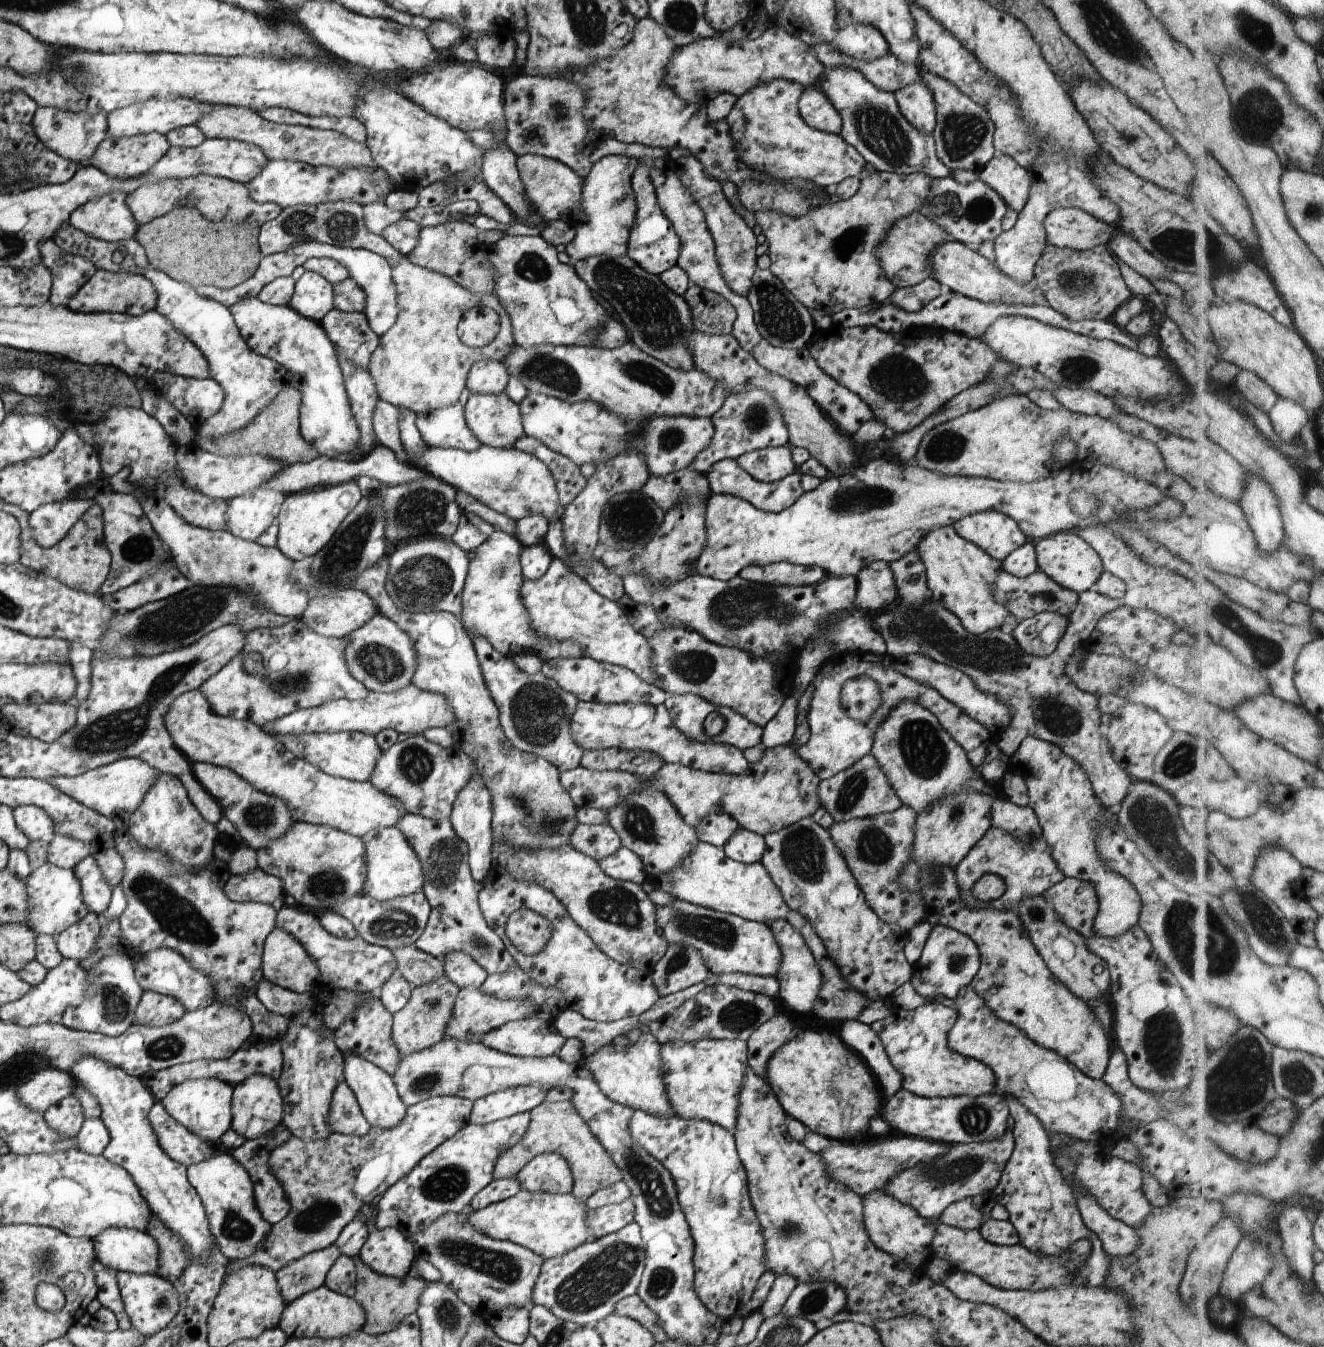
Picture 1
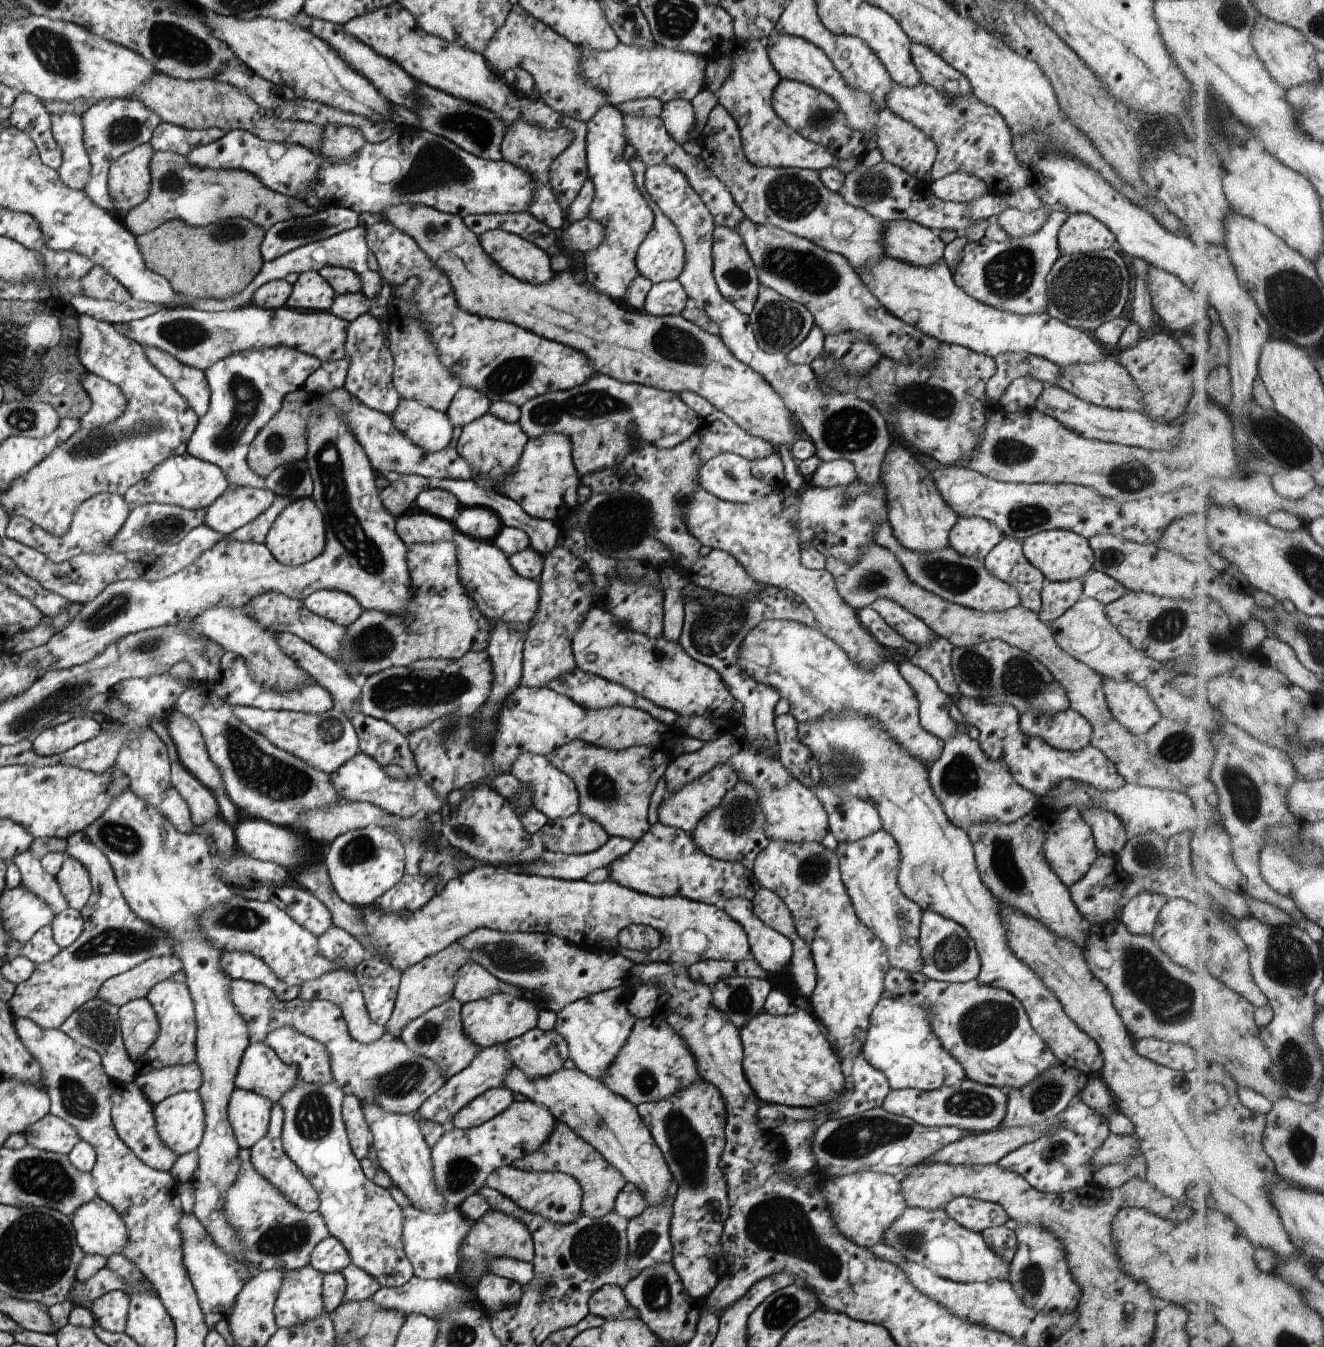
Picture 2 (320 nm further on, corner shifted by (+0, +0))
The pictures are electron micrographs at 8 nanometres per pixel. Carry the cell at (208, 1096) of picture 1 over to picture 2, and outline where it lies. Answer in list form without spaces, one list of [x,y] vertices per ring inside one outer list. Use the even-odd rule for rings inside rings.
[[[196,1091],[173,1094],[153,1105],[157,1136],[177,1157],[195,1151],[205,1130],[204,1103]]]

